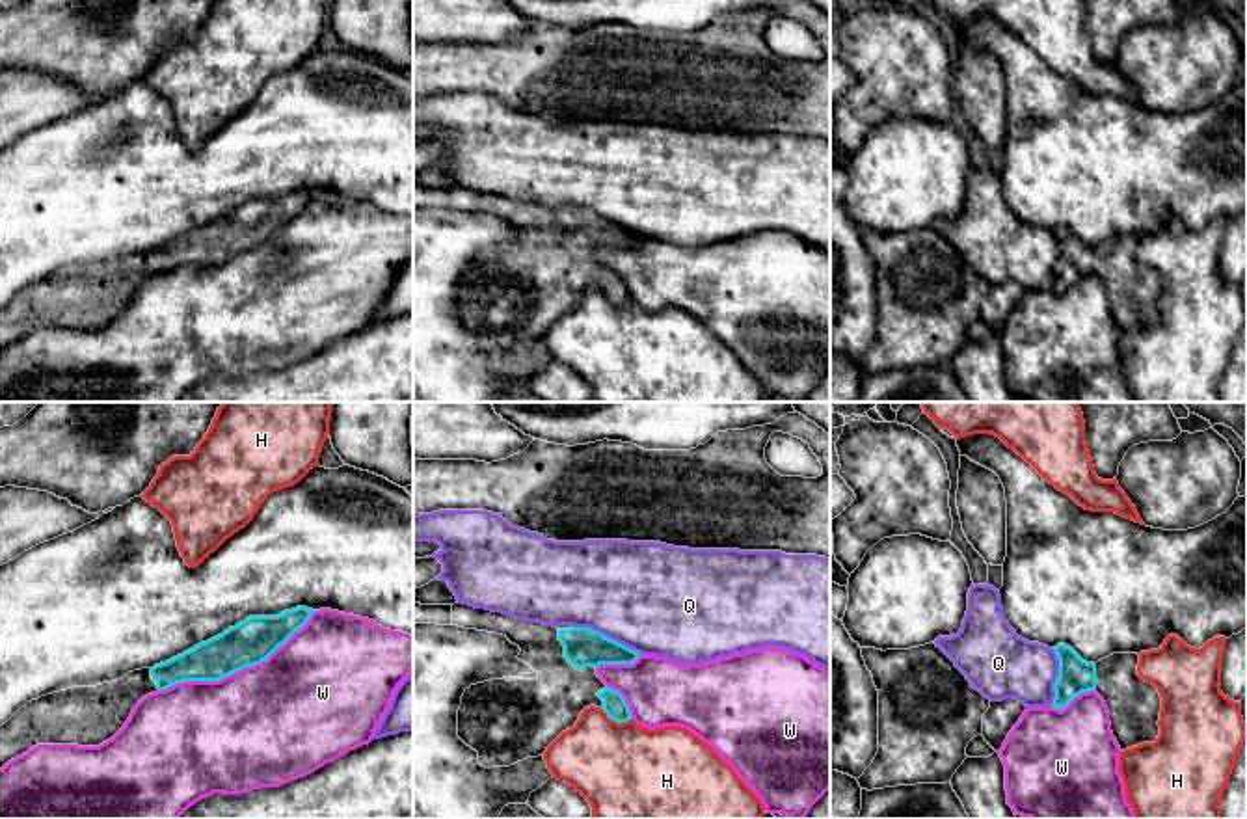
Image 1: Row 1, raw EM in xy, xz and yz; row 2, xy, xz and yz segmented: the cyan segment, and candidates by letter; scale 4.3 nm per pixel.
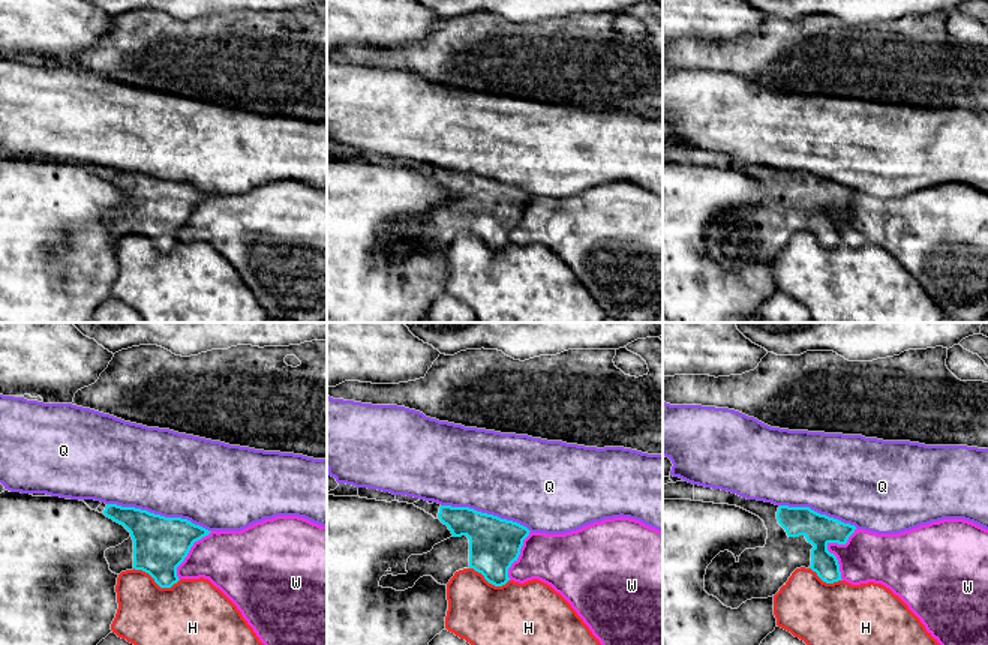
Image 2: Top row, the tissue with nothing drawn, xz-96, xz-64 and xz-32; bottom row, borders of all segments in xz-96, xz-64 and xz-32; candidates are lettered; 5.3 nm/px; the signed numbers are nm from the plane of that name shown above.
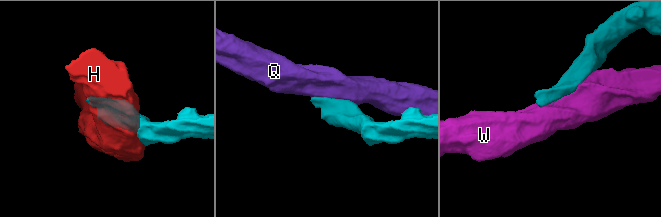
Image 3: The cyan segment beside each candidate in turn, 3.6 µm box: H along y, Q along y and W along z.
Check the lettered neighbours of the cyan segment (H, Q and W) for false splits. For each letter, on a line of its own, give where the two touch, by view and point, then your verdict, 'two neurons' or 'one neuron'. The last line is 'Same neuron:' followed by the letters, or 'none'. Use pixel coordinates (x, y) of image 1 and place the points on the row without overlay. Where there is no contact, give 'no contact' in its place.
H: xz (616, 304) | two neurons
Q: xz (607, 220) | two neurons
W: xy (244, 250) | two neurons
Same neuron: none

